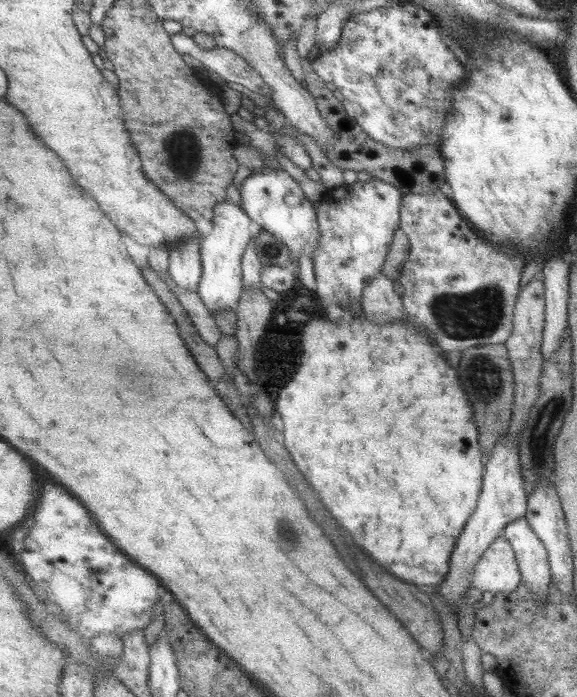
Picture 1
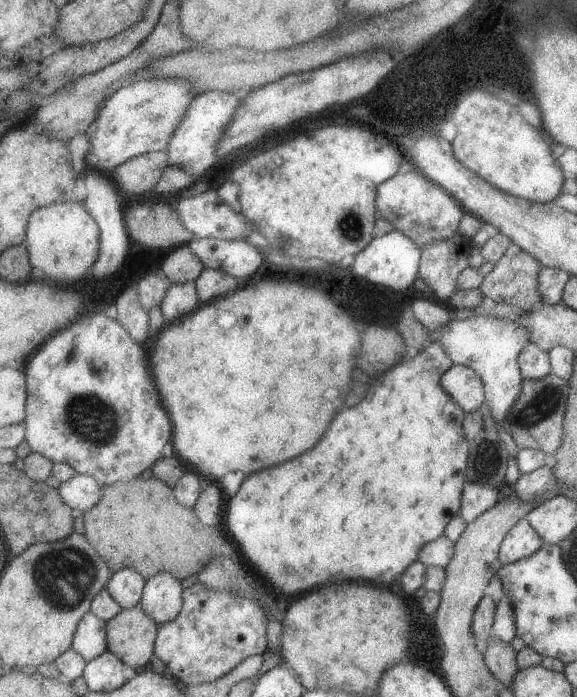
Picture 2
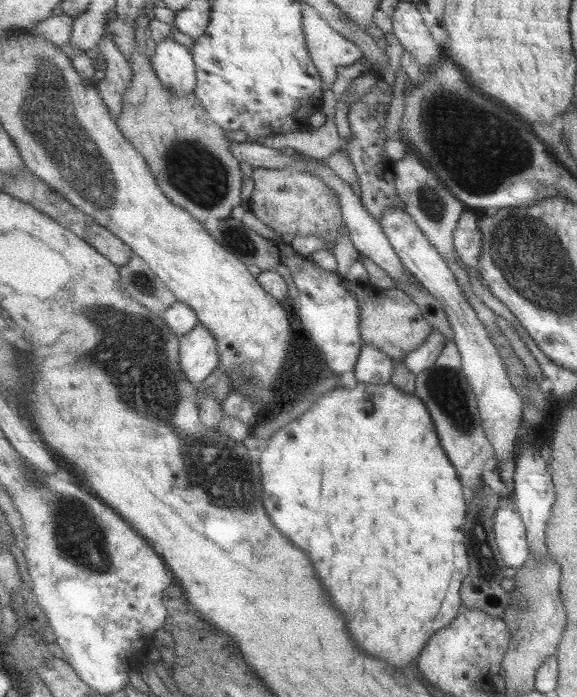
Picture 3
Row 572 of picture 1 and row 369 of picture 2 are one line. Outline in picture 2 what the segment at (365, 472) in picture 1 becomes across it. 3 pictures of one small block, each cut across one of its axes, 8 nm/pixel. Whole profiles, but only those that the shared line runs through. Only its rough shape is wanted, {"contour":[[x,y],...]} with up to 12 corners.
{"contour":[[441,341],[226,526],[285,596],[393,584],[461,515]]}

